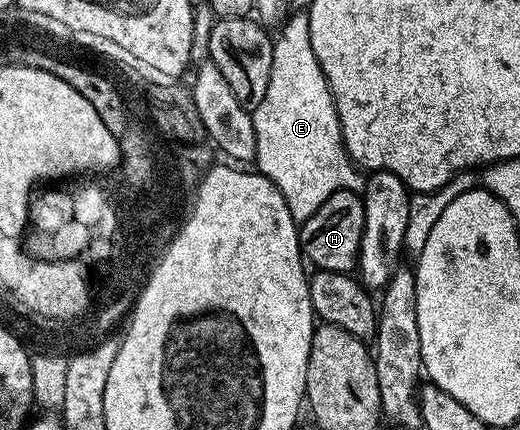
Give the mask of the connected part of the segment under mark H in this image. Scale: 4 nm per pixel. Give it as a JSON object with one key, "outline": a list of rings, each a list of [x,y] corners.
{"outline":[[[339,191],[326,201],[299,228],[300,250],[313,268],[322,271],[352,273],[357,270],[360,258],[360,242],[364,232],[364,200],[357,192]]]}

